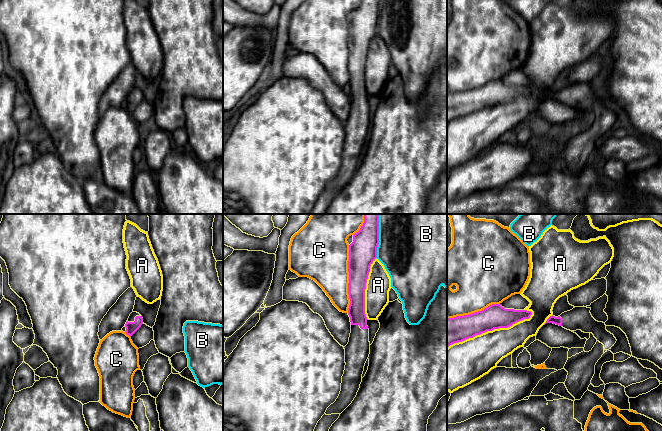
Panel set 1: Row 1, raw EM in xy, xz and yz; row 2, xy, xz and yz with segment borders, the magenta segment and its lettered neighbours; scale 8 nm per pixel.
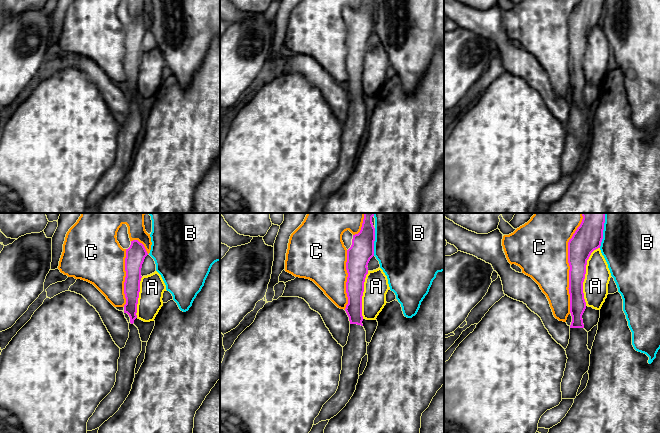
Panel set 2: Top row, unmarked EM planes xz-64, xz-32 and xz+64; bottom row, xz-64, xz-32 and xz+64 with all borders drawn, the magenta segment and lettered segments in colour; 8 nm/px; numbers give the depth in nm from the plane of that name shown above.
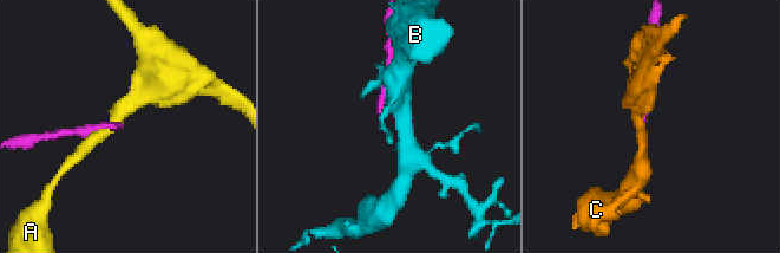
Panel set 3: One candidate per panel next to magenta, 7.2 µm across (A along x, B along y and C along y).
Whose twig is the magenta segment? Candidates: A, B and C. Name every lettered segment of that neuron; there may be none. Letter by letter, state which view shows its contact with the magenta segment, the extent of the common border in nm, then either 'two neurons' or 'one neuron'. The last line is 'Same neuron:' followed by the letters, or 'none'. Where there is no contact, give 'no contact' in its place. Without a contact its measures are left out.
A: meets magenta in yz; contact 750 nm long; two neurons
B: meets magenta in xz; contact 280 nm long; two neurons
C: meets magenta in xz; contact 550 nm long; two neurons
Same neuron: none

